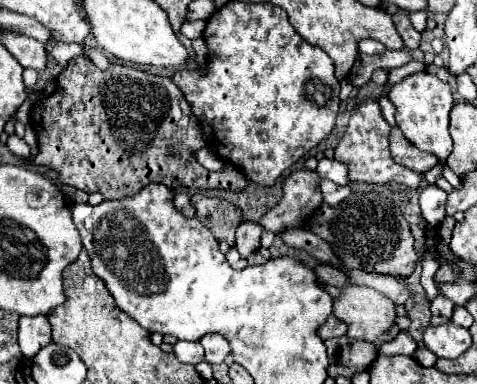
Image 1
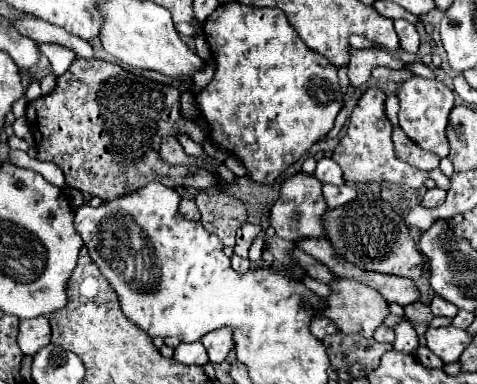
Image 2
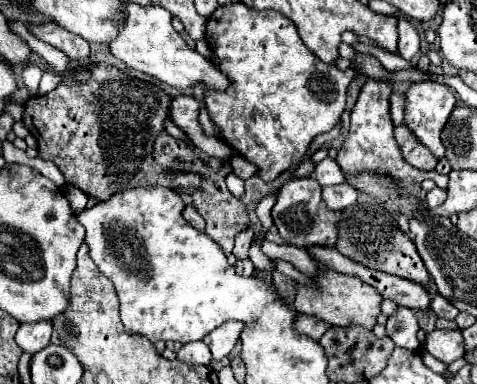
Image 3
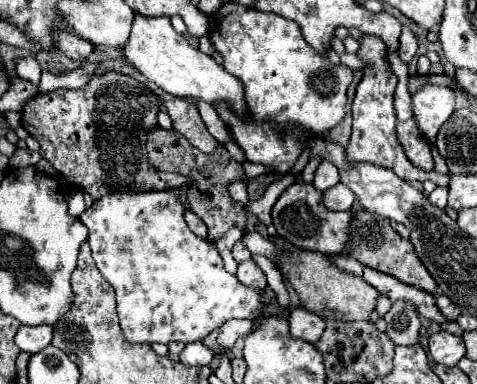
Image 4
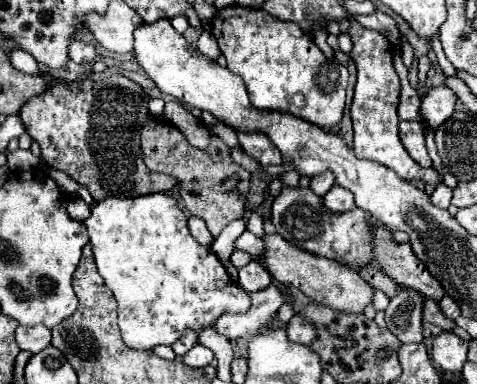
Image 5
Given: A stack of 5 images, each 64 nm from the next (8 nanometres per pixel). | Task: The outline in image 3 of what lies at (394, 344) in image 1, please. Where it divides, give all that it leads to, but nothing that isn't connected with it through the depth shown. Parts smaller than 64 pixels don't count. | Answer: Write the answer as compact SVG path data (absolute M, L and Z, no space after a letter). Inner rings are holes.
M398 306L398 310L392 316L388 316L386 334L394 340L396 346L416 350L420 346L420 342L416 338L418 330L420 330L420 326L418 326L416 314L414 314L414 310L410 310L406 306Z

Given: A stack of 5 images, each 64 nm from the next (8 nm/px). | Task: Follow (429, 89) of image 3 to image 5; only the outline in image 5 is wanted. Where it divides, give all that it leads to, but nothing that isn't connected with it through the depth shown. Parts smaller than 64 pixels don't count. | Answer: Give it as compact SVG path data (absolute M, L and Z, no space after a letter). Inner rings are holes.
M438 86L430 88L422 96L420 114L424 122L436 130L444 120L448 120L454 114L454 106L456 106L456 94L448 86Z

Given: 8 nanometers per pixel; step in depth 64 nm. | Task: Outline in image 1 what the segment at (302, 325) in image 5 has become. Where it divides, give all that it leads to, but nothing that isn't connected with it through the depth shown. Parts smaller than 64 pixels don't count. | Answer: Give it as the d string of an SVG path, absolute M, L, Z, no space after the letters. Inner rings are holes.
M330 316L320 328L318 328L318 336L322 340L328 340L328 338L336 338L336 336L344 336L346 334L346 324L336 320L334 316Z

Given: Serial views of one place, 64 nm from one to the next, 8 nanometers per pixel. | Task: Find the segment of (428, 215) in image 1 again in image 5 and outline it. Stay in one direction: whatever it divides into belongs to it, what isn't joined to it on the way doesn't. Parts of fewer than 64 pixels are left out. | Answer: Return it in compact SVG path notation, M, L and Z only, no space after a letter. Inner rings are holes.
M438 184L436 190L434 190L434 194L430 198L432 198L434 206L446 210L450 206L450 200L452 200L452 190L448 186L444 186L444 184Z

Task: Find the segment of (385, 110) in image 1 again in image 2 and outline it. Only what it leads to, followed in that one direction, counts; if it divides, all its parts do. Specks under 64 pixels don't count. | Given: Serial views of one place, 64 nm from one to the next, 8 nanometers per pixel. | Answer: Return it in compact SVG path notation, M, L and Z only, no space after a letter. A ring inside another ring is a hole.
M388 96L386 98L386 116L388 116L388 120L394 124L394 126L398 126L398 110L400 110L400 106L398 106L400 102L398 102L398 96Z

